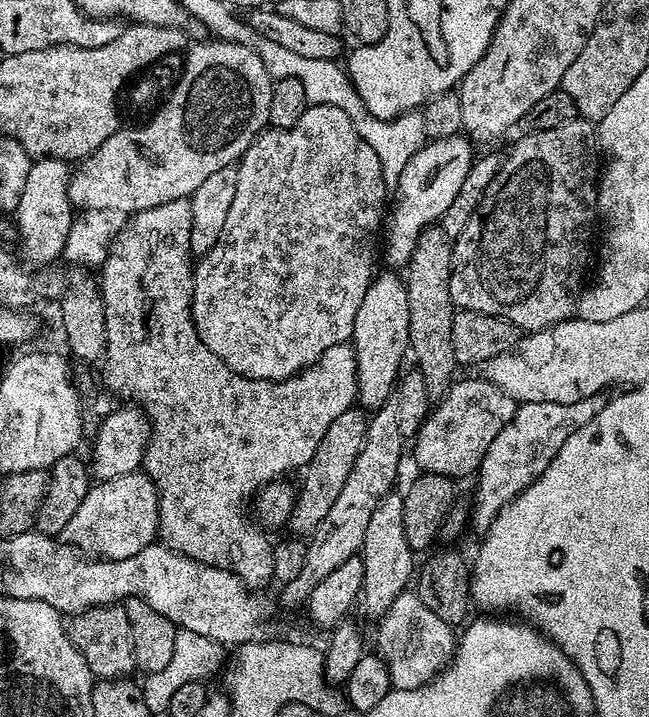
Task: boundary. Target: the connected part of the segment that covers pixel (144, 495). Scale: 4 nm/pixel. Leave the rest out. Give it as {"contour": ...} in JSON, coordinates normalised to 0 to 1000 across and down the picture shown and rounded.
{"contour":[[[211,656],[188,667],[169,667],[143,674],[136,682],[126,706],[114,711],[114,722],[102,728],[96,743],[97,752],[112,764],[142,778],[157,781],[186,781],[225,767],[242,752],[247,739],[247,692],[240,688],[240,674],[220,657]]]}

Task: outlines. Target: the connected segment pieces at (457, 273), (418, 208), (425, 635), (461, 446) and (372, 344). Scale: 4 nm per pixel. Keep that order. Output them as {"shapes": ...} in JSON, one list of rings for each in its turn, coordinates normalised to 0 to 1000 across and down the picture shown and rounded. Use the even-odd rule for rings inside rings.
{"shapes":[[[[886,165],[872,169],[869,174],[857,176],[847,181],[834,184],[815,184],[803,188],[803,195],[790,204],[770,226],[770,236],[755,254],[755,259],[740,275],[740,285],[733,296],[718,310],[712,326],[700,331],[696,343],[696,381],[693,382],[693,416],[704,431],[718,435],[741,435],[750,441],[766,441],[775,446],[786,448],[803,464],[832,463],[838,457],[851,459],[867,446],[880,446],[891,418],[884,411],[895,406],[900,391],[900,372],[906,368],[906,339],[912,335],[912,305],[921,301],[918,283],[918,265],[928,238],[928,218],[921,211],[921,184],[914,169],[898,165]]],[[[720,188],[689,190],[680,195],[655,199],[652,206],[635,216],[632,226],[626,226],[626,237],[619,237],[619,248],[613,248],[613,259],[607,265],[610,286],[606,290],[602,286],[589,318],[589,357],[592,351],[593,360],[606,368],[599,368],[606,375],[616,377],[627,370],[638,354],[638,343],[647,328],[684,303],[693,282],[700,282],[700,275],[712,268],[712,254],[718,254],[718,243],[730,222],[727,205],[730,205],[729,197]]],[[[624,823],[607,834],[607,845],[584,861],[579,876],[579,898],[584,914],[592,916],[606,960],[635,962],[658,954],[667,943],[696,925],[706,897],[698,872],[681,868],[663,845],[650,840],[639,824]]],[[[735,527],[735,530],[704,529],[692,541],[690,548],[681,556],[670,559],[652,594],[638,609],[643,654],[647,658],[667,658],[698,667],[721,664],[726,658],[729,662],[738,654],[749,628],[755,628],[755,616],[761,616],[761,611],[767,611],[767,600],[773,600],[773,594],[787,589],[797,568],[798,559],[786,555],[786,550],[780,550],[780,544],[761,538],[761,533],[744,527]]],[[[596,377],[575,384],[573,395],[564,404],[564,416],[558,416],[558,427],[552,427],[552,438],[545,438],[545,460],[542,462],[541,481],[549,491],[549,556],[553,568],[561,572],[578,572],[602,559],[607,543],[619,523],[616,506],[622,495],[630,495],[629,462],[632,460],[632,421],[629,420],[629,397],[616,391],[609,378]]]]}

